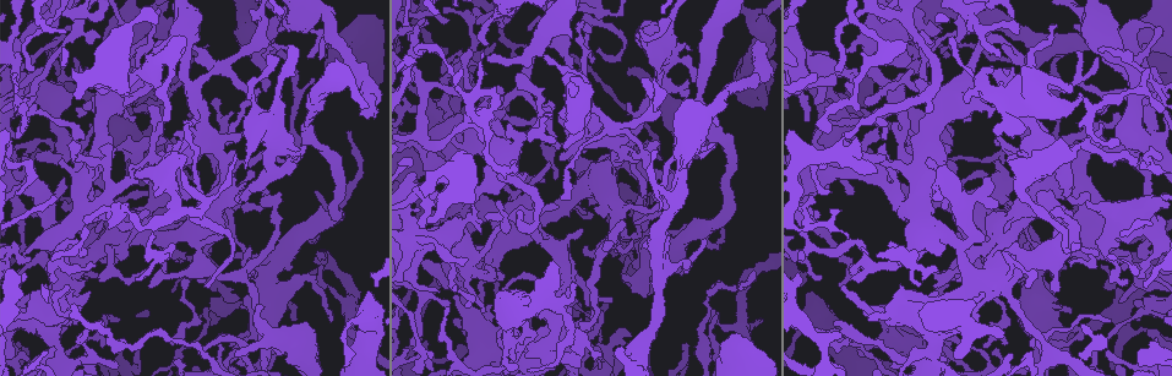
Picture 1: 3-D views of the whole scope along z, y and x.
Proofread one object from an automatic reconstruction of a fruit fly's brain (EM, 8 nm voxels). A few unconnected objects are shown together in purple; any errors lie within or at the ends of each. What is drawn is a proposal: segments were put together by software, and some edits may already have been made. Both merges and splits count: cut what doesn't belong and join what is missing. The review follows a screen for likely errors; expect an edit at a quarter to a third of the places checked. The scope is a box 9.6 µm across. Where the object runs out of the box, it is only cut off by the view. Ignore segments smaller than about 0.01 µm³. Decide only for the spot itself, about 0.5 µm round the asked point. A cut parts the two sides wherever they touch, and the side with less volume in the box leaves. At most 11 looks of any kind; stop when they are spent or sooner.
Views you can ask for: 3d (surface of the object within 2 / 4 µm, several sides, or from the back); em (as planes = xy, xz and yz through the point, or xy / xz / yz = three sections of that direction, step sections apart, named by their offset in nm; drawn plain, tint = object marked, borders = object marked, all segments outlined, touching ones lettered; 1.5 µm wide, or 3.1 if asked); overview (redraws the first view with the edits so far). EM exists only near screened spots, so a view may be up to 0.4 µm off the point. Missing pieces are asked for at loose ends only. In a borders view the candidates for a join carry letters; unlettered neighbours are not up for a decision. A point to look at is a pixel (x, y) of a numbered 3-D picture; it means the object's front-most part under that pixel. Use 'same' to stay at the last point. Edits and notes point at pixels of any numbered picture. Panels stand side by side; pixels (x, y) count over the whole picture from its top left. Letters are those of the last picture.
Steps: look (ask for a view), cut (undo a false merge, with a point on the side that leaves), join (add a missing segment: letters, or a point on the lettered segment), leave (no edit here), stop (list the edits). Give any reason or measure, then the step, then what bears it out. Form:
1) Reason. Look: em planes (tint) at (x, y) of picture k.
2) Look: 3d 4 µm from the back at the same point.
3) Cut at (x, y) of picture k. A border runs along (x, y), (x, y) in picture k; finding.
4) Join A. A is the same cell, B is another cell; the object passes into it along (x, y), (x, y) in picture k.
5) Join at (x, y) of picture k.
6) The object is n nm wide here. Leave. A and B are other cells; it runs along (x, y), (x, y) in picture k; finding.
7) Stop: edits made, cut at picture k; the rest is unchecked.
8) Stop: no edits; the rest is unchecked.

Thick end. Look: em yz step 4 (tint) at (758, 355) of picture 1.

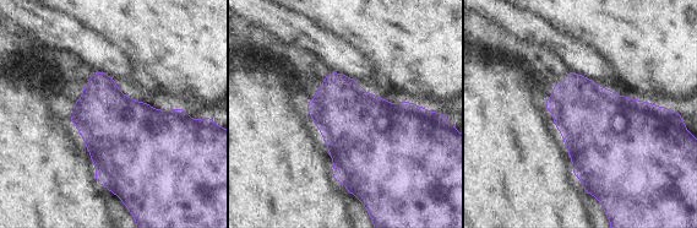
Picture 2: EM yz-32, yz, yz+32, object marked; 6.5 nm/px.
Cut it another way. Look: em xy step 4 (borders) at the same point.

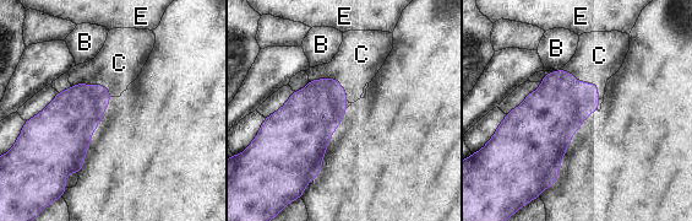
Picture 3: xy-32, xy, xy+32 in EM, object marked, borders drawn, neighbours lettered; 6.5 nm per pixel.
Leave. B, C and E are other cells; a border runs along (545, 74), (566, 70), (600, 98) in picture 3; none of them fits.

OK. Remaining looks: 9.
Tapers out. Look: em planes (tint) at (691, 266) of picture 1.

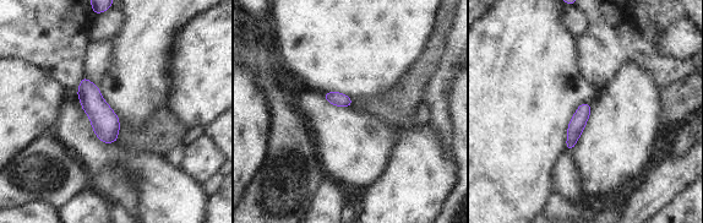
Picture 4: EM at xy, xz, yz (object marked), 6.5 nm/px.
Look: em planes (borders) at the same point.

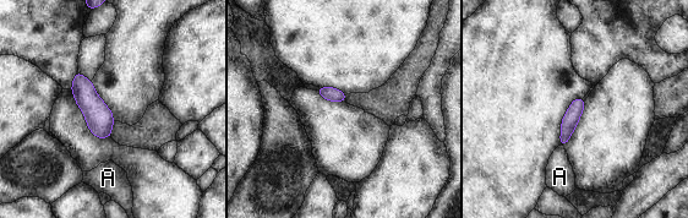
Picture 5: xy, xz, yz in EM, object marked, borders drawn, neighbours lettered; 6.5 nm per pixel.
Leave. A is another cell; a border runs along (560, 145), (563, 147) in picture 5; none of them fits.

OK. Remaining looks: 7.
An open end. Look: em xz step 8 (tint) at (265, 92) of picture 1.

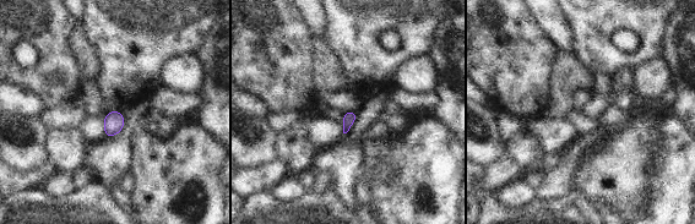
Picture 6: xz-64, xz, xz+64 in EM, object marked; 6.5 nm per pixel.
Look: em planes (borders) at the same point.

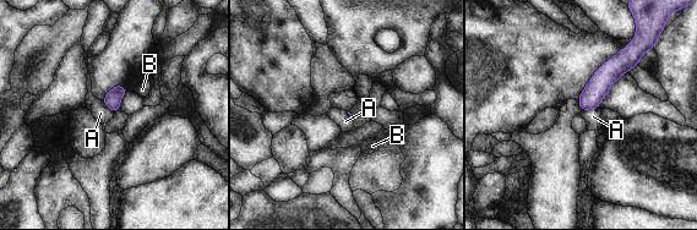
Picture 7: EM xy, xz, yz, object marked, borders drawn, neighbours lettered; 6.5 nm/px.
Leave. A and B are other cells; it runs along (629, 56), (600, 83), (583, 107) in picture 7; no lettered segment goes on from it.

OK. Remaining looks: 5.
Sudden change in width. Look: em xy step 8 (borders) at (77, 303) of picture 1.

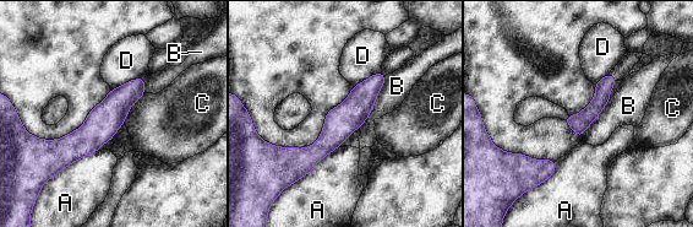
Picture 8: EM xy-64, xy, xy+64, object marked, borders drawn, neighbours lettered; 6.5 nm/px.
Cut it another way. Look: em planes (borders) at the same point.

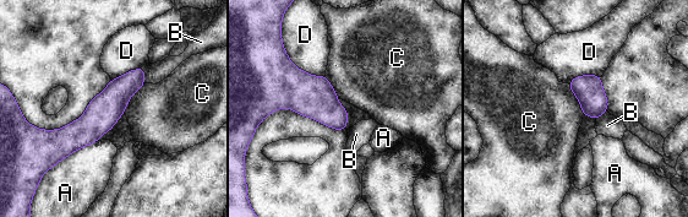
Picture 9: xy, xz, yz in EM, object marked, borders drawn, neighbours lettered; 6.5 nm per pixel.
Leave. A, B, C and D are other cells; a border runs along (143, 82), (131, 96), (123, 113) in picture 9; all the same neuron.

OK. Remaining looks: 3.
Branch stops here. Look: em yz step 4 (tint) at (1098, 144) of picture 1.

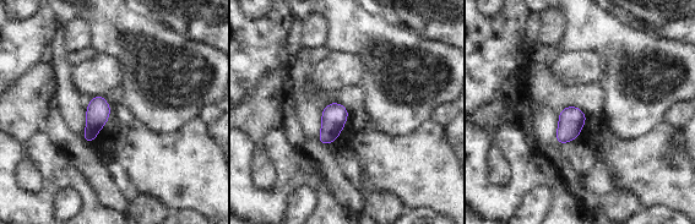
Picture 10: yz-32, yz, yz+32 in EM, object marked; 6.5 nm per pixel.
Look: em planes (borders) at the same point.

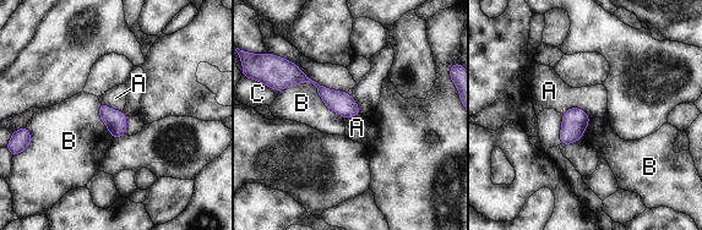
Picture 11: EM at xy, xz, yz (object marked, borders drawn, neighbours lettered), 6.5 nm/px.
Leave. A, B and C are other cells; it runs along (295, 69), (332, 99), (357, 111) in picture 11; no lettered segment goes on from it.

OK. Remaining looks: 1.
Stop: no edits; the rest is unchecked.

